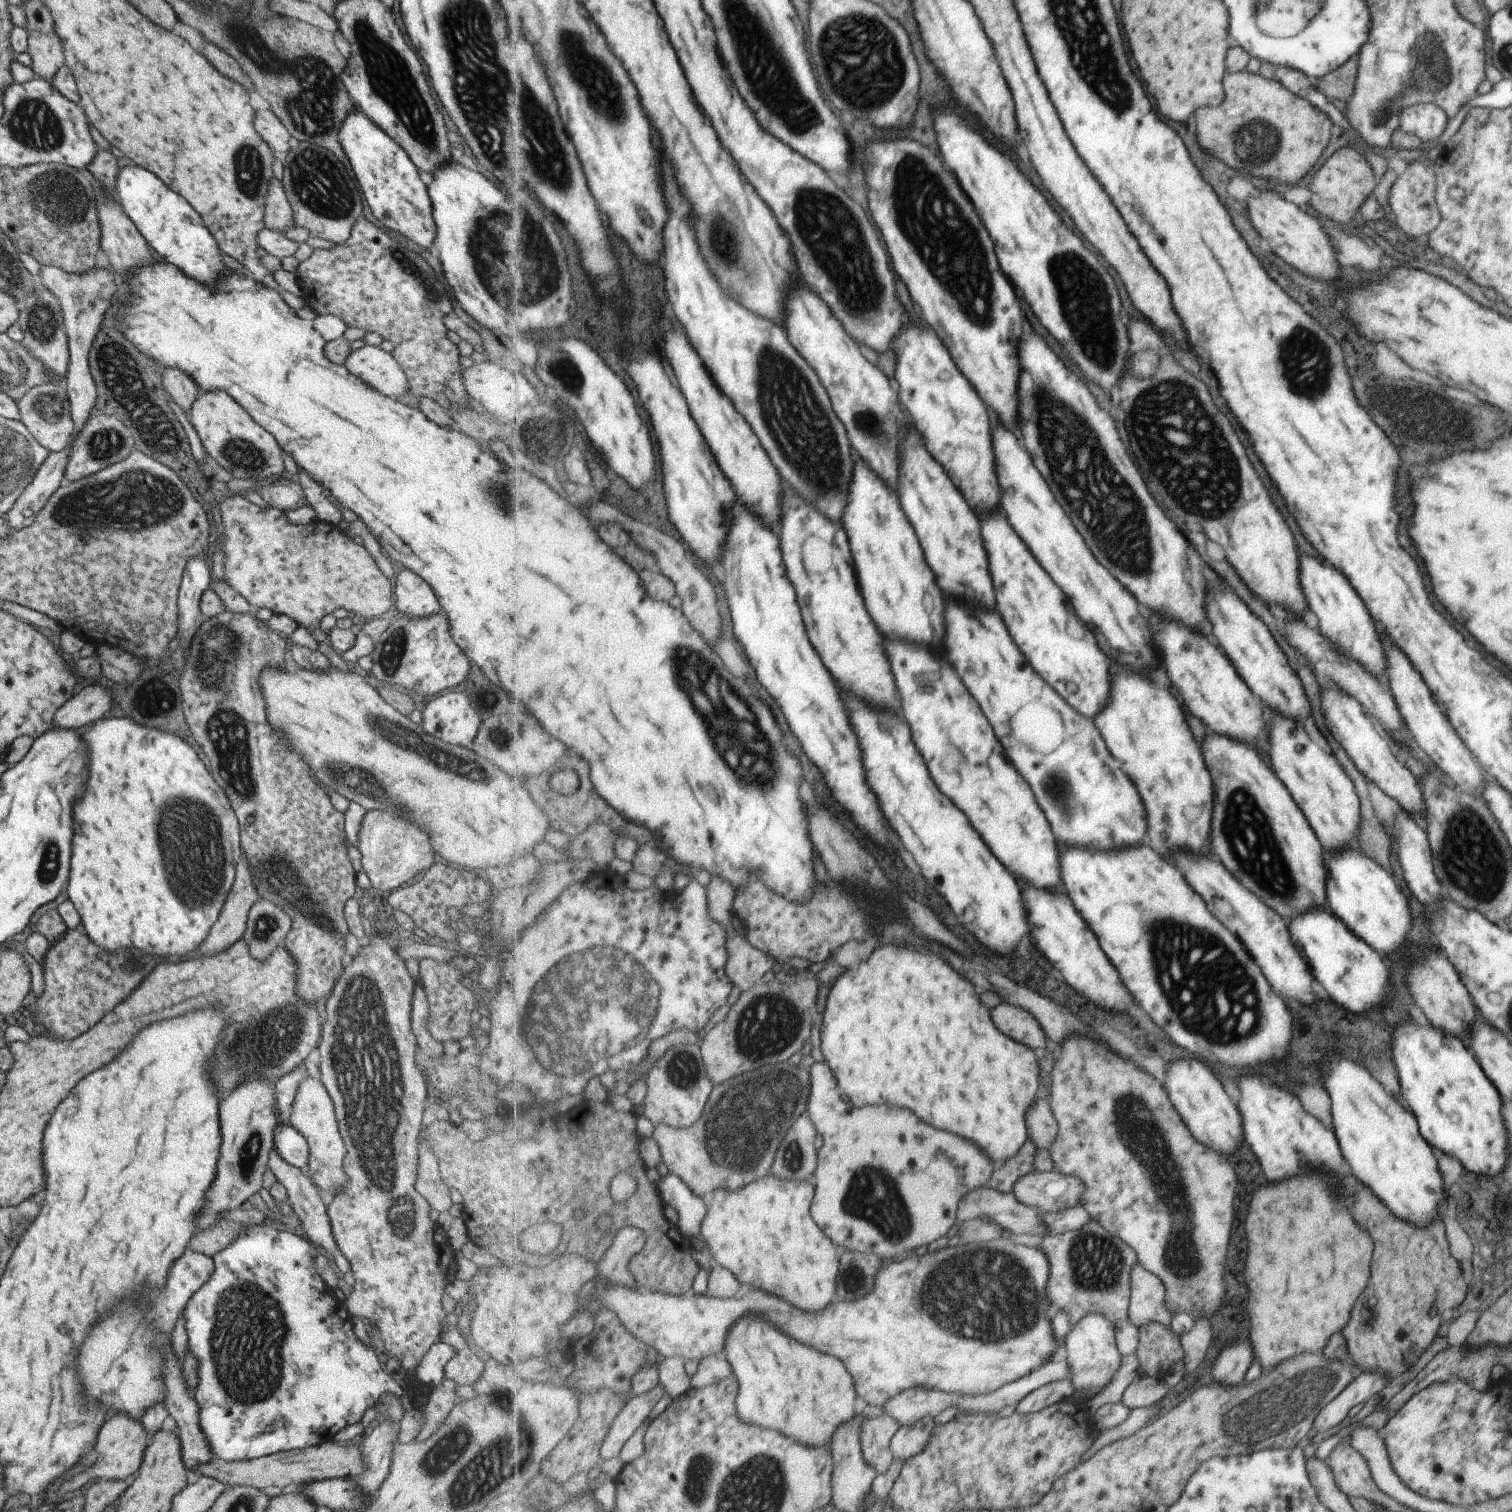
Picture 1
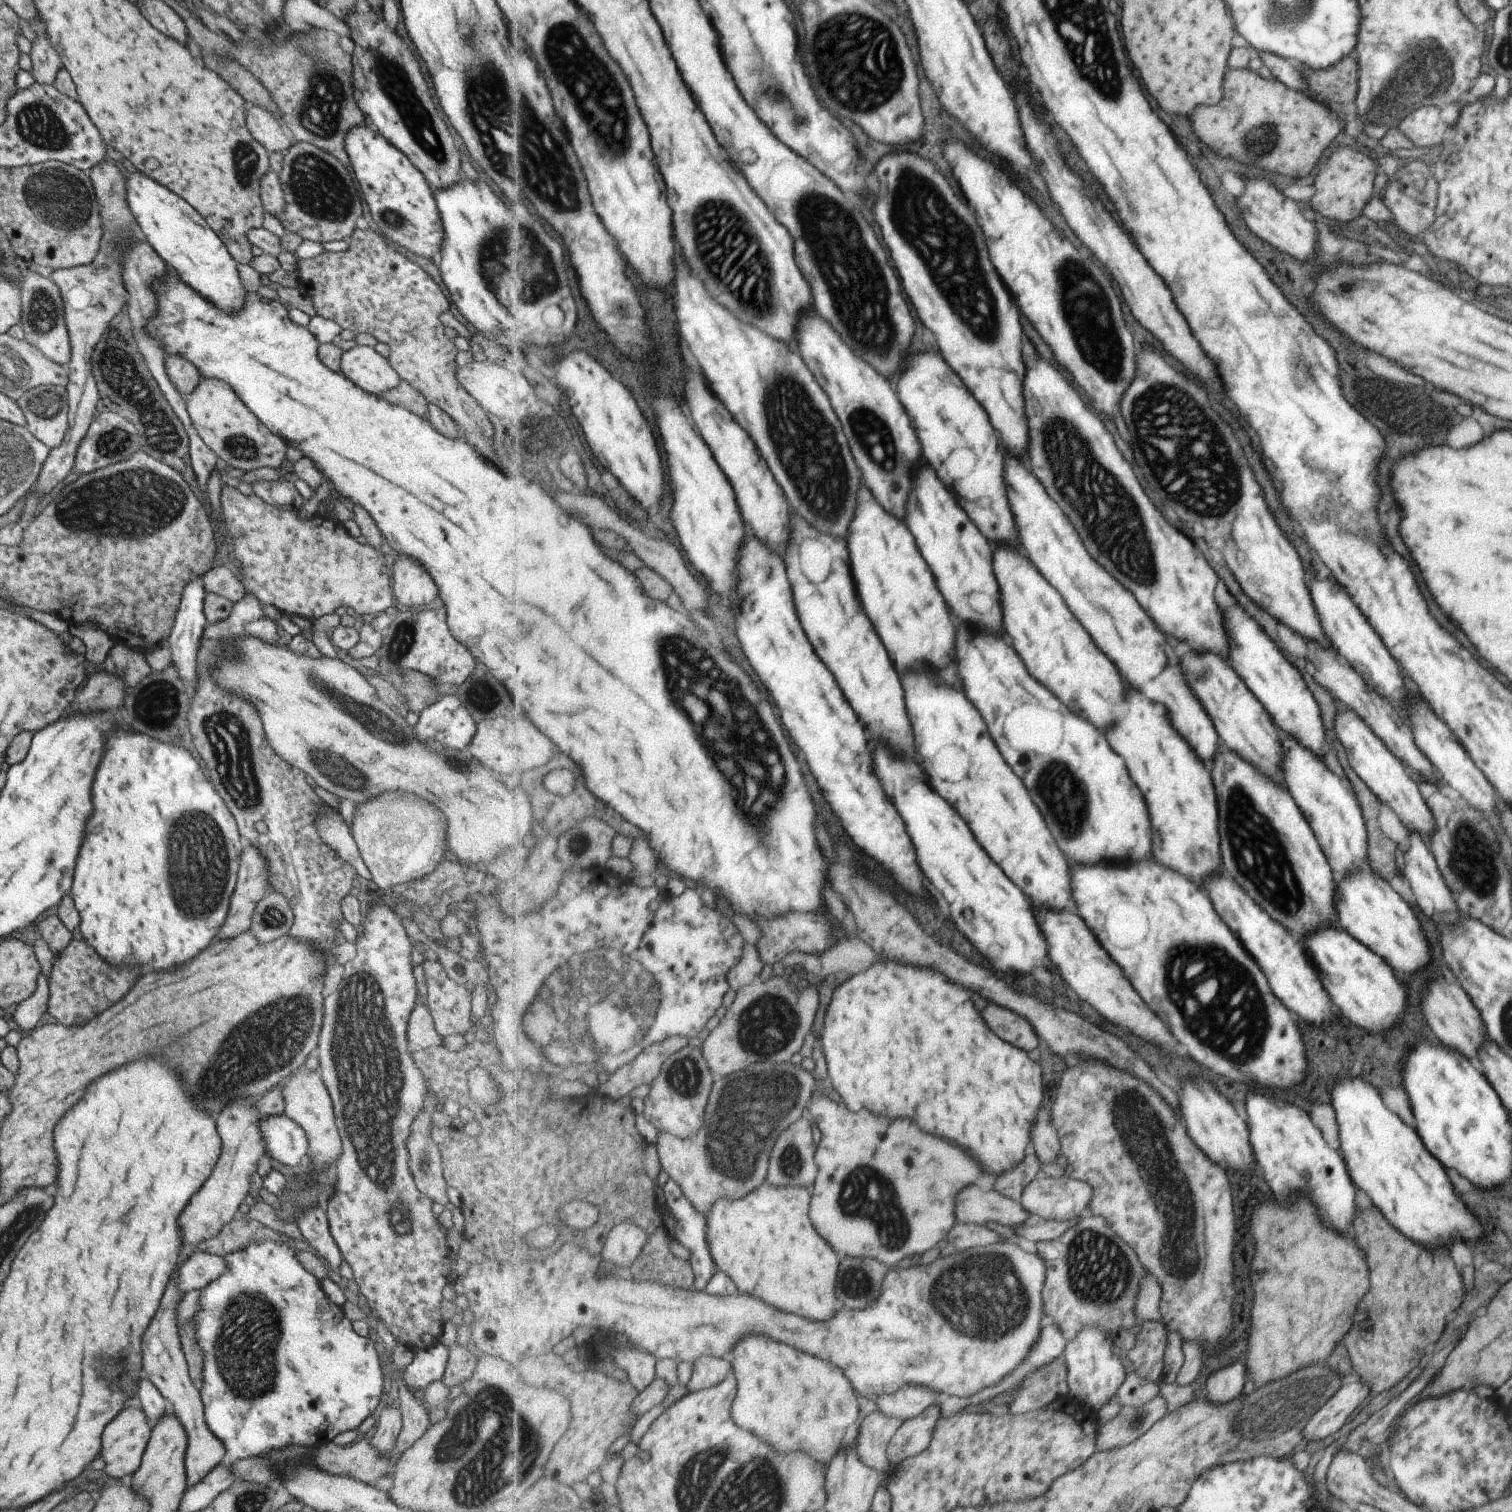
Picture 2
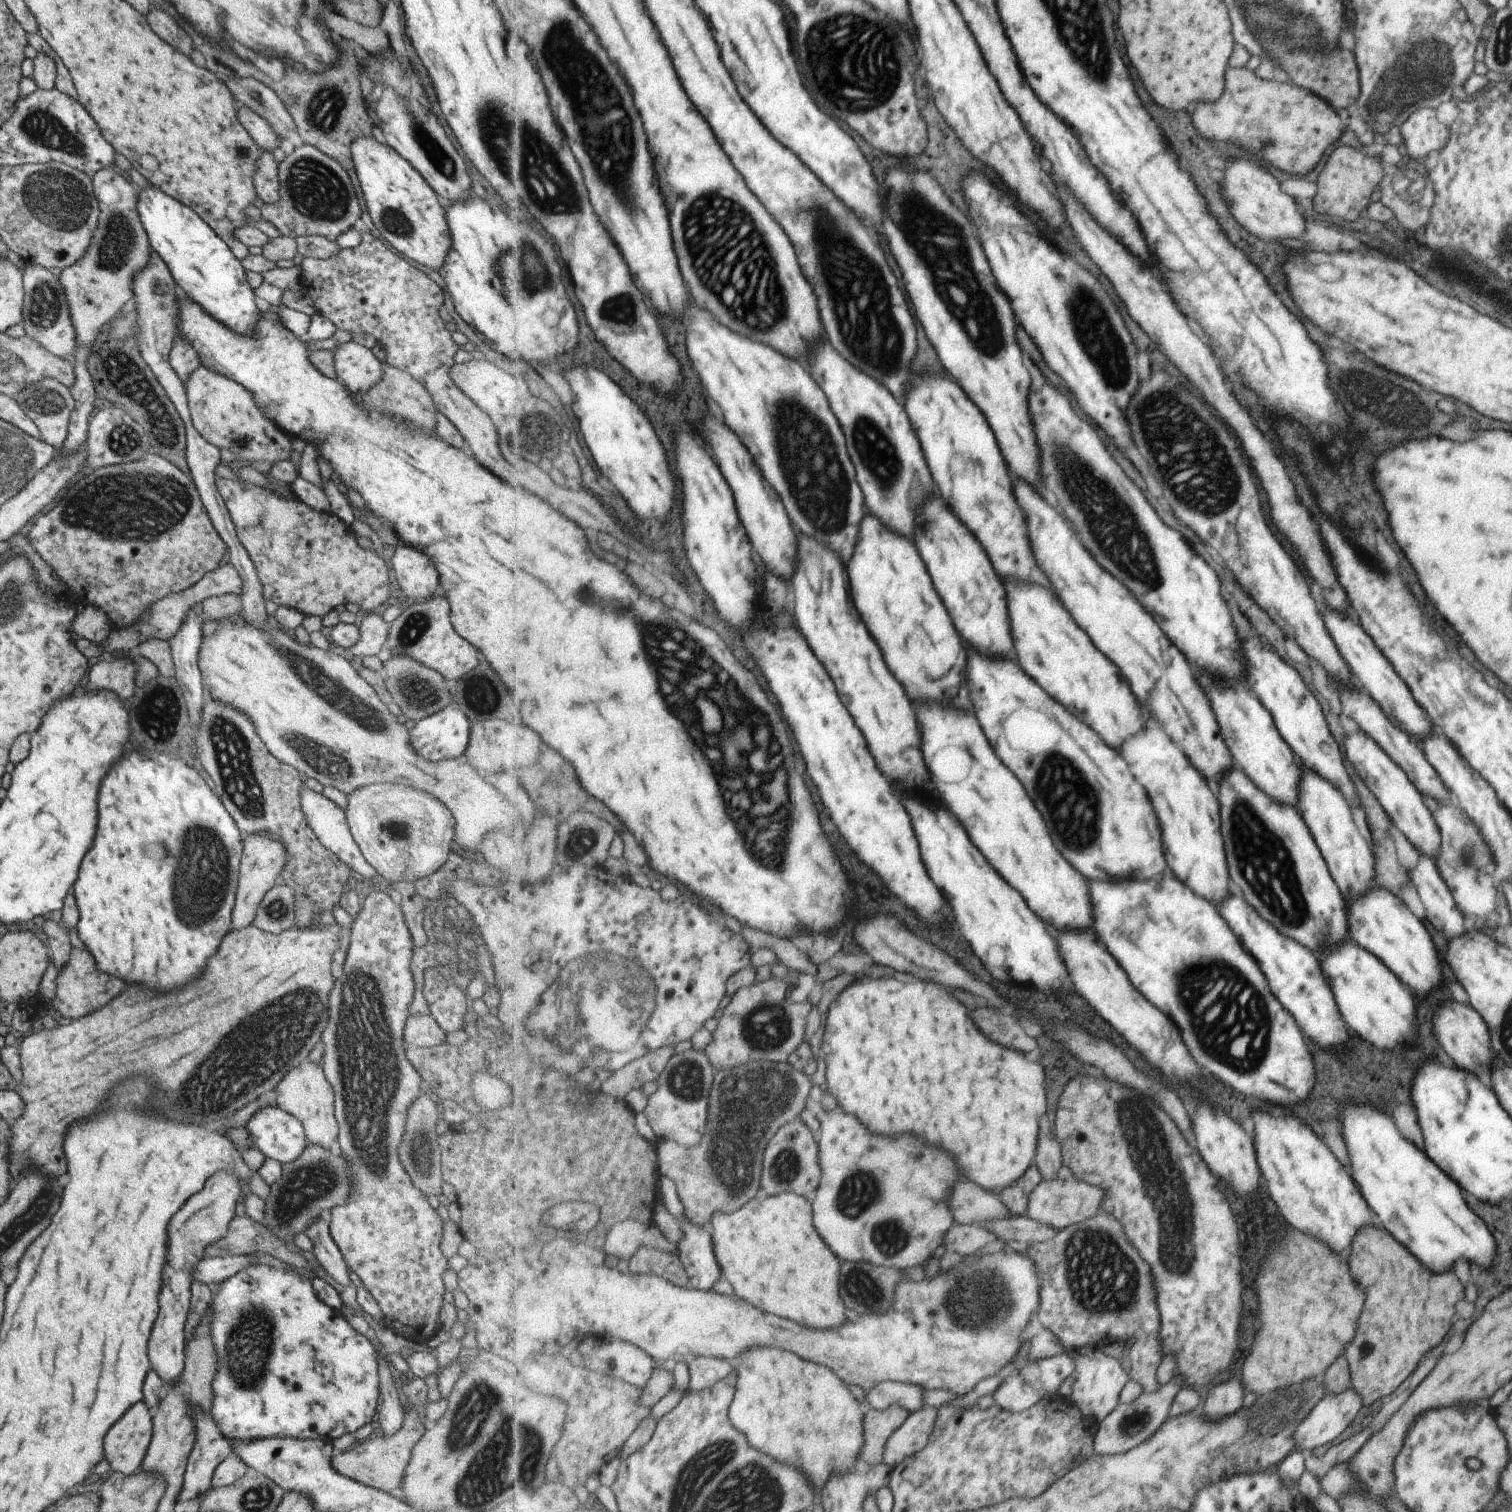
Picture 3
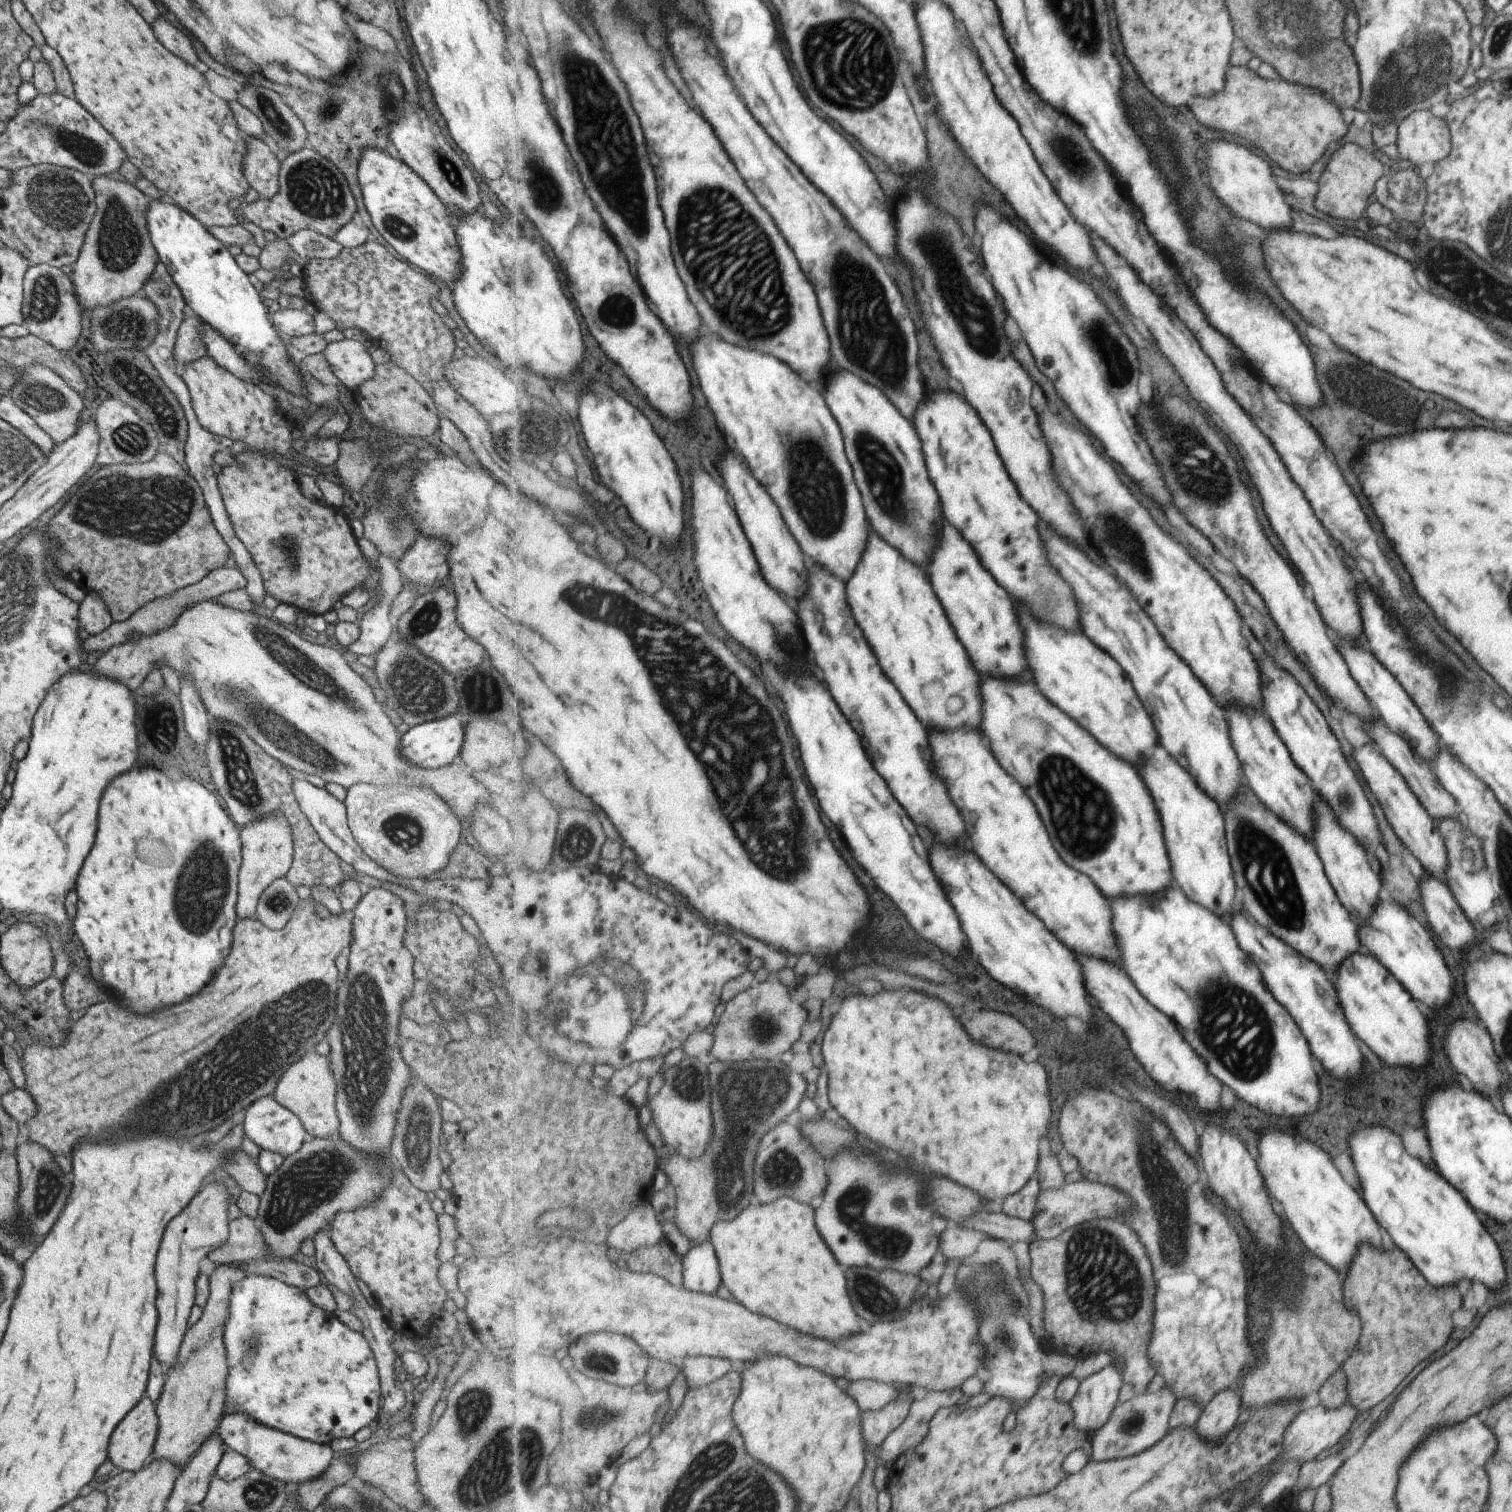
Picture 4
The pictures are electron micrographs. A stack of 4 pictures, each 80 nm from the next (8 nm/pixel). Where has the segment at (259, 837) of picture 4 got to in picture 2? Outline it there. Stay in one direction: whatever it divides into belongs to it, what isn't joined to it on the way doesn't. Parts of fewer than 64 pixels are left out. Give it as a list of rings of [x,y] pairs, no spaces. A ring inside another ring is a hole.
[[[244,844],[225,921],[214,940],[231,940],[247,931],[255,904],[268,892],[265,856],[255,846]]]

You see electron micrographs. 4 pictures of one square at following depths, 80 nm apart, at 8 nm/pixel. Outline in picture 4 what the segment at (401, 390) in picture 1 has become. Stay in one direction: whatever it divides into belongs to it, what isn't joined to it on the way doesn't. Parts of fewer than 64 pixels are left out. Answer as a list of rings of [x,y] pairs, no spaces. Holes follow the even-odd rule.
[[[343,339],[329,342],[321,354],[325,357],[331,372],[351,390],[359,386],[374,373],[374,364],[359,342]]]

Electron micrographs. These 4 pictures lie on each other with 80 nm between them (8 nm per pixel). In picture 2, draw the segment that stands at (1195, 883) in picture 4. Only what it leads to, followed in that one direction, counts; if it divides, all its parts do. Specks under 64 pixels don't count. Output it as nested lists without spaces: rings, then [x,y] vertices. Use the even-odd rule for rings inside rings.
[[[1131,690],[1131,710],[1129,720],[1123,720],[1111,734],[1111,746],[1123,754],[1127,766],[1131,766],[1131,778],[1143,786],[1143,792],[1147,794],[1147,804],[1151,806],[1151,818],[1155,826],[1163,832],[1155,836],[1155,858],[1163,862],[1165,866],[1171,866],[1173,870],[1179,870],[1185,878],[1191,880],[1205,880],[1219,872],[1219,834],[1217,834],[1217,808],[1215,808],[1215,796],[1209,772],[1205,766],[1195,758],[1195,754],[1187,748],[1185,740],[1175,734],[1175,728],[1169,722],[1169,716],[1163,706],[1153,704],[1147,696],[1143,696],[1137,690]]]

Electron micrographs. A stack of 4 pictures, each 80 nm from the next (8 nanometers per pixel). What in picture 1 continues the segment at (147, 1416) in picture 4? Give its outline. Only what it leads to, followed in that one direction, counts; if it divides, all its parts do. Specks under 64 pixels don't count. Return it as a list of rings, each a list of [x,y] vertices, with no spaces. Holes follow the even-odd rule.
[[[113,1414],[99,1430],[97,1440],[94,1442],[94,1450],[97,1452],[95,1464],[85,1468],[82,1474],[78,1474],[71,1480],[71,1488],[79,1488],[87,1480],[102,1478],[108,1481],[127,1478],[137,1472],[144,1451],[147,1432],[140,1420],[127,1418],[127,1414]]]

